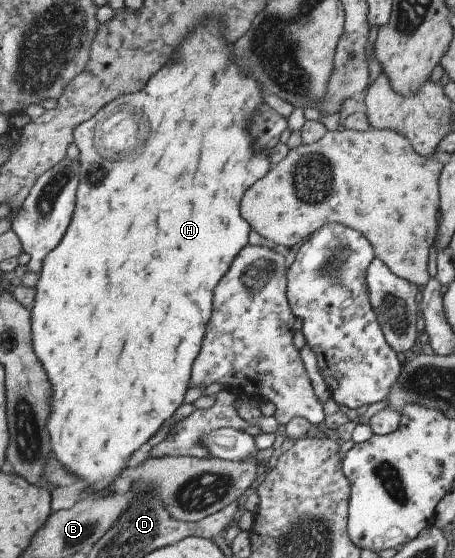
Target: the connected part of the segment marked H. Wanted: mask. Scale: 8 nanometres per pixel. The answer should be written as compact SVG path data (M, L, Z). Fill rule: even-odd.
M204 18L204 23L196 25L188 37L182 39L176 47L174 57L154 73L140 91L124 94L103 105L94 116L83 121L74 129L73 143L78 149L78 175L80 197L75 197L76 217L72 217L72 229L64 237L64 245L45 257L43 270L35 290L37 291L33 307L33 342L39 360L44 363L50 381L54 383L54 413L48 421L54 445L54 457L64 467L86 481L94 493L106 487L118 473L122 473L124 459L130 457L164 421L169 421L176 408L183 403L184 392L189 387L190 365L200 349L206 321L210 317L212 289L220 277L228 271L236 254L247 244L251 227L238 215L238 201L242 193L255 181L258 181L271 167L266 152L252 153L252 137L246 133L246 123L258 111L262 103L262 91L254 77L246 77L238 71L236 63L228 57L232 55L232 45L224 43L220 31L225 29L219 19Z

